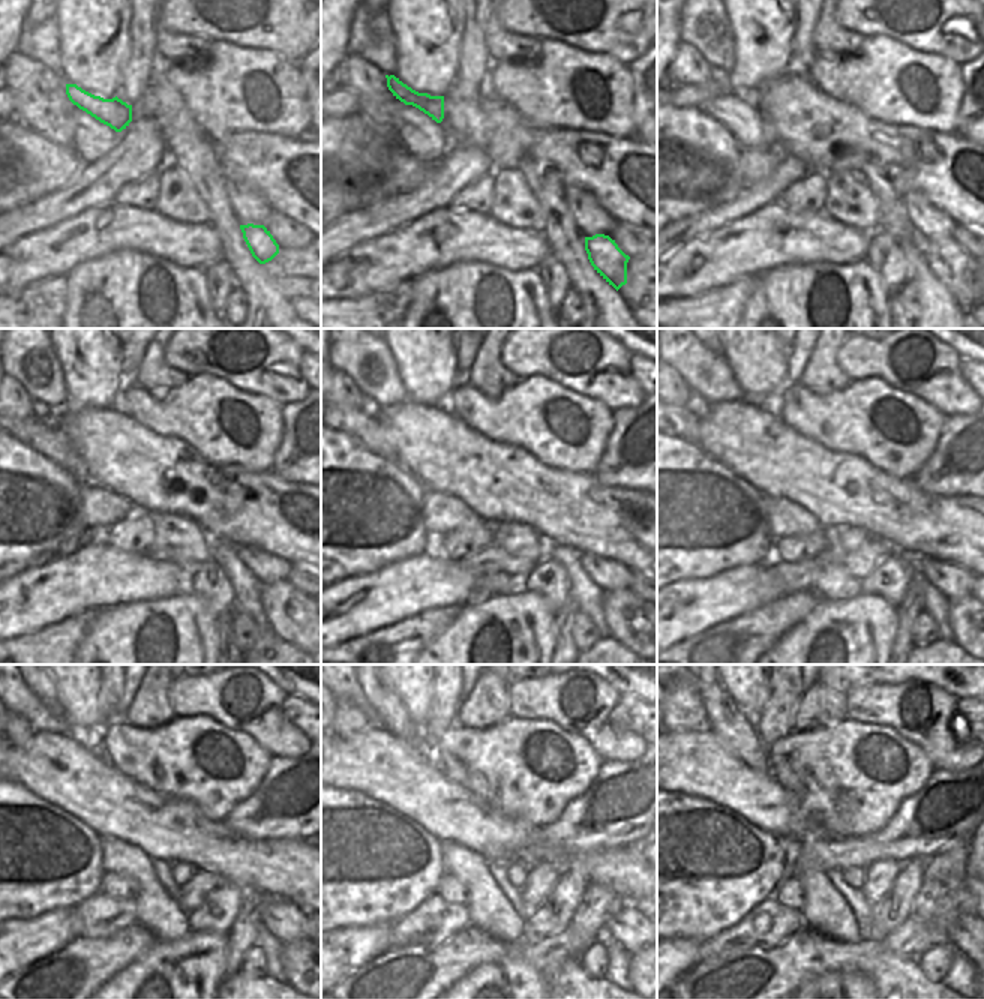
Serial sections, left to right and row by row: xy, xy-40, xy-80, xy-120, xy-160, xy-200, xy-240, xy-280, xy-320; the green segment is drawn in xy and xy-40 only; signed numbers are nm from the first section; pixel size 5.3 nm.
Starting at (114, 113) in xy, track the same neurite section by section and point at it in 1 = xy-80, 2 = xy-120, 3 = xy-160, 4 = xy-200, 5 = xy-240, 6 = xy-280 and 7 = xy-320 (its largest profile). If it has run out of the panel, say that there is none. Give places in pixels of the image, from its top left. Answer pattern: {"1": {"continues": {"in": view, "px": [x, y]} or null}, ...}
{"1": {"continues": {"in": "xy-80", "px": [717, 77]}}, "2": {"continues": {"in": "xy-120", "px": [41, 411]}}, "3": {"continues": {"in": "xy-160", "px": [371, 408]}}, "4": {"continues": {"in": "xy-200", "px": [696, 404]}}, "5": {"continues": {"in": "xy-240", "px": [17, 731]}}, "6": {"continues": {"in": "xy-280", "px": [351, 720]}}, "7": {"continues": {"in": "xy-320", "px": [687, 713]}}}

